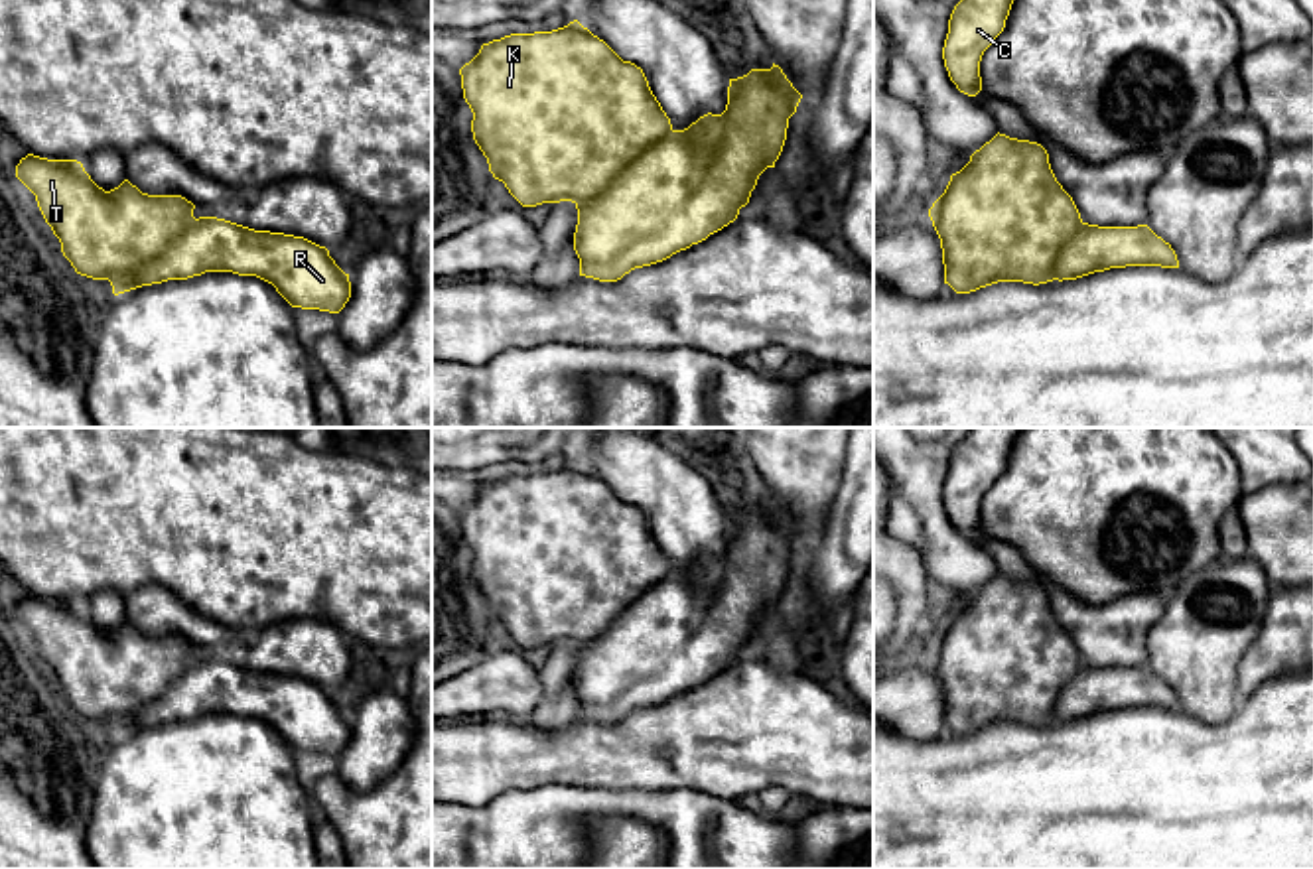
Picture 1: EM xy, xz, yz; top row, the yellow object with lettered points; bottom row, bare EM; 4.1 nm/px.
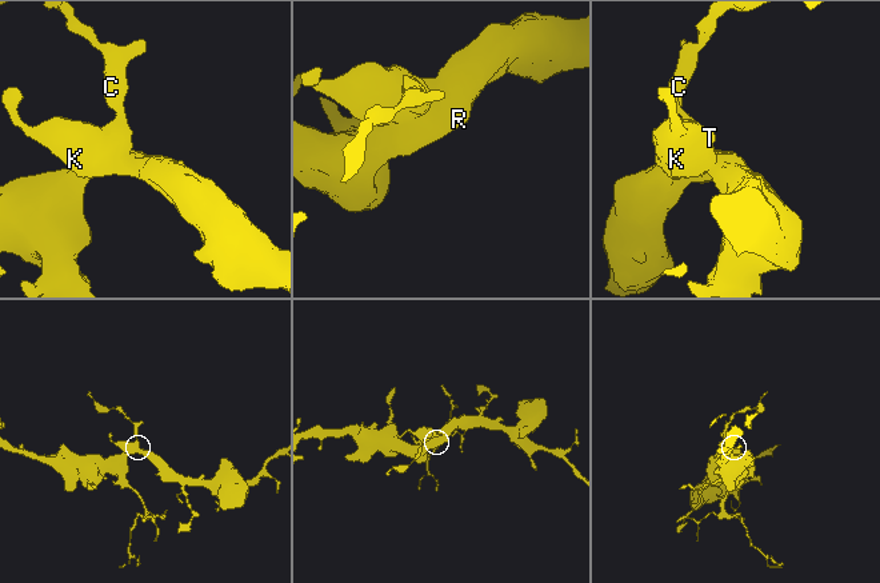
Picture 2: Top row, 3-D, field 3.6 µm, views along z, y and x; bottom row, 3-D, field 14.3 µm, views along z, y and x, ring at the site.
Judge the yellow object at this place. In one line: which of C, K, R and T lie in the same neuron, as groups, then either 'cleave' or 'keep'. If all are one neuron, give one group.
groups C K R T; keep

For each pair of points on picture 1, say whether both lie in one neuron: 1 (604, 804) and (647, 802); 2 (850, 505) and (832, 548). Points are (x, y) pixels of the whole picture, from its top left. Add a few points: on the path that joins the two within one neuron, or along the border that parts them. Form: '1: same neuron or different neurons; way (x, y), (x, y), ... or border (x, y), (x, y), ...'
1: same neuron; way (614, 802), (637, 802)
2: same neuron; way (850, 515), (850, 531), (842, 538)

